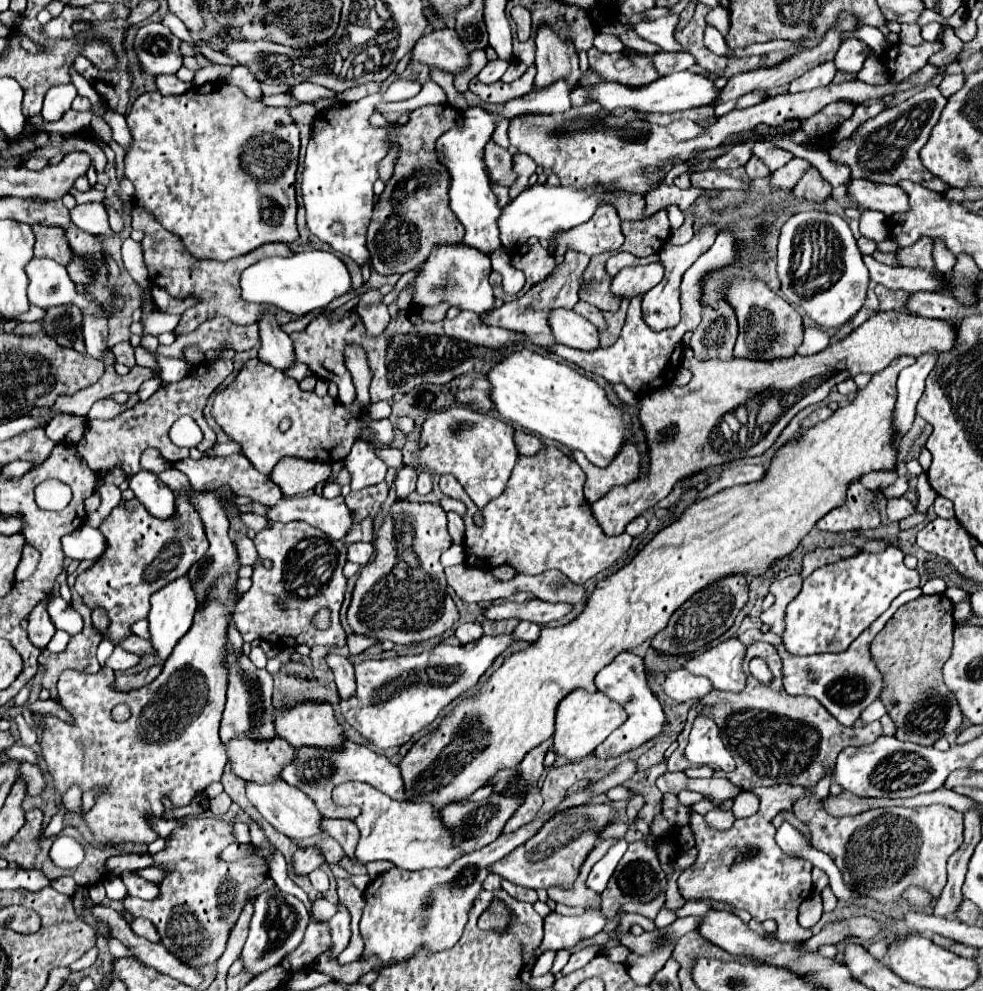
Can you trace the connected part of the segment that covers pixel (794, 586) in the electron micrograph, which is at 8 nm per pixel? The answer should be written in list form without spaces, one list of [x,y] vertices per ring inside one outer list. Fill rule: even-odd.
[[[791,574],[791,576],[785,576],[781,580],[775,580],[769,588],[769,592],[777,598],[775,604],[789,604],[795,594],[801,592],[801,586],[803,586],[803,578],[801,574]]]

